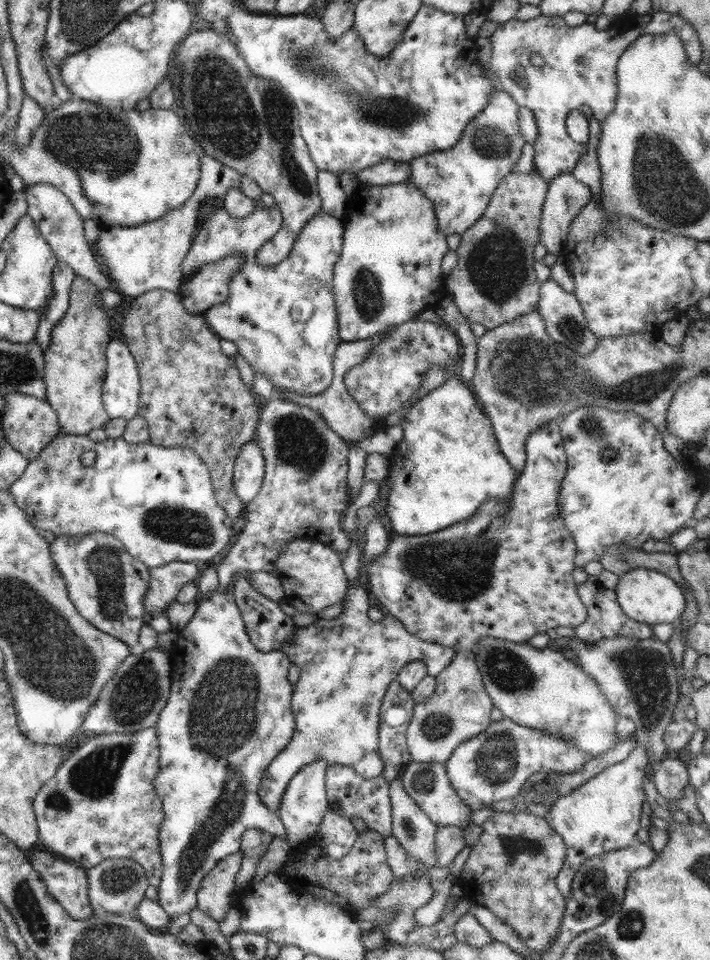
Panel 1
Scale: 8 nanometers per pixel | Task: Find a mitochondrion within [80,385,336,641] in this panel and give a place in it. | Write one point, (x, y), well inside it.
(300, 444)

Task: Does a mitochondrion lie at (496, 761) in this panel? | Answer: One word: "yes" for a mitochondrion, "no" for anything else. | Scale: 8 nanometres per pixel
yes

